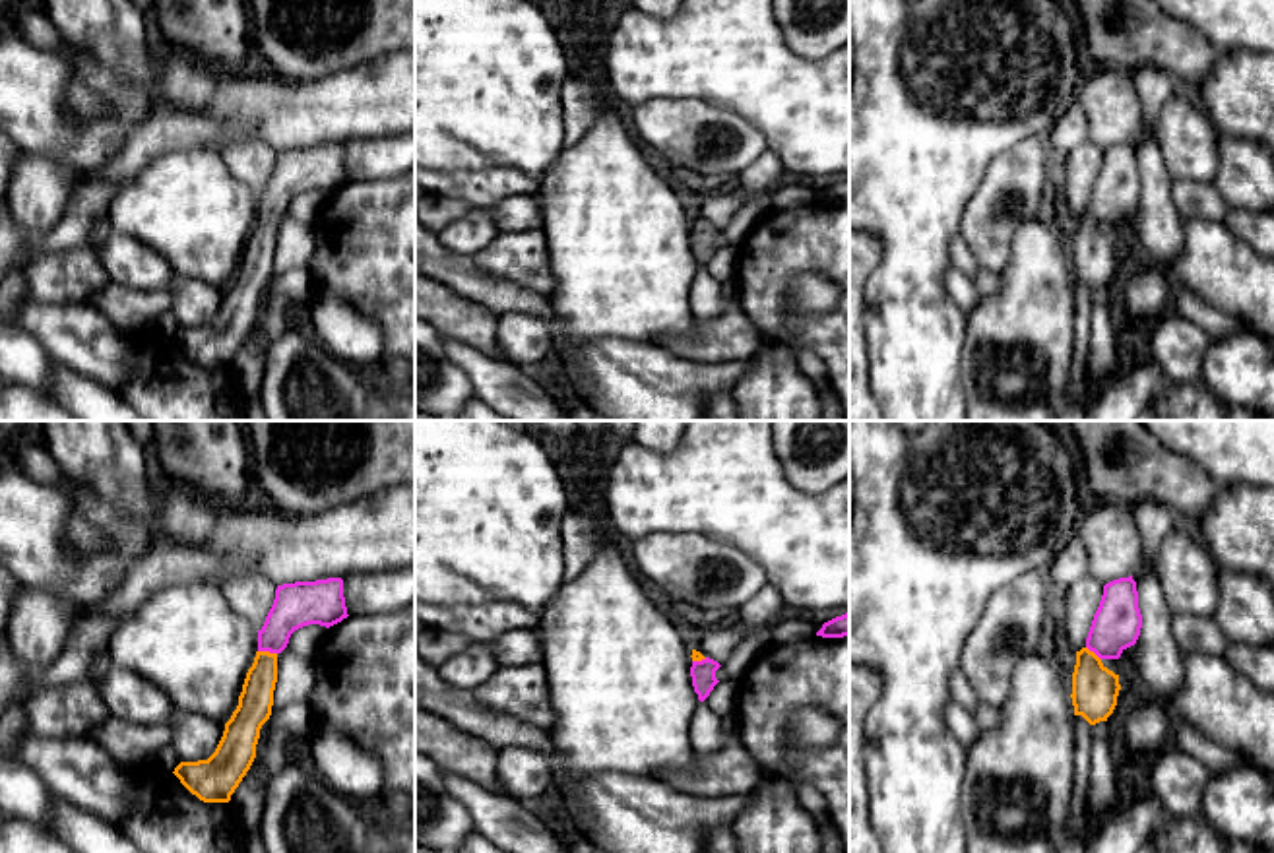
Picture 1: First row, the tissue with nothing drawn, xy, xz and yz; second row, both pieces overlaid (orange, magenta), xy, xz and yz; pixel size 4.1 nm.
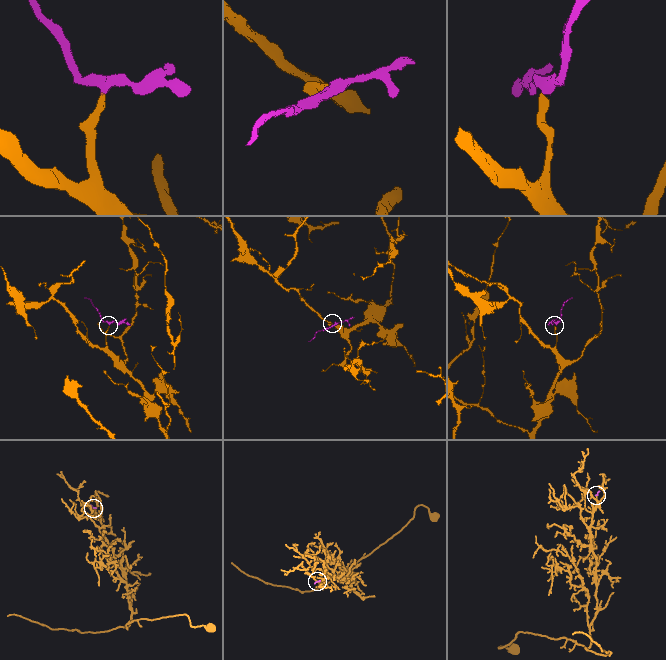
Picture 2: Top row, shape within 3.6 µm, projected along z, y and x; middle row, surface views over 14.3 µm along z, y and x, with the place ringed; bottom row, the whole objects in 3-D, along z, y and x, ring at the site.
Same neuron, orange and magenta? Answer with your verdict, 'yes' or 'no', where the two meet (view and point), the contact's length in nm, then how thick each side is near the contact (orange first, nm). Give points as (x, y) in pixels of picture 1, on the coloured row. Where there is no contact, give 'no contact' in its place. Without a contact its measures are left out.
yes; contact xy (268, 652); length 80 nm; calibres 140 and 190 nm

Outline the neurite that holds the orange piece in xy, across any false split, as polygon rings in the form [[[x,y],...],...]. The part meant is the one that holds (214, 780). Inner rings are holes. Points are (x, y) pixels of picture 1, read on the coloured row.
[[[343,580],[283,584],[258,630],[258,651],[246,673],[239,706],[225,723],[223,737],[207,760],[180,762],[175,775],[204,803],[229,803],[256,758],[262,725],[271,715],[277,682],[277,655],[295,630],[320,624],[334,626],[347,618]]]

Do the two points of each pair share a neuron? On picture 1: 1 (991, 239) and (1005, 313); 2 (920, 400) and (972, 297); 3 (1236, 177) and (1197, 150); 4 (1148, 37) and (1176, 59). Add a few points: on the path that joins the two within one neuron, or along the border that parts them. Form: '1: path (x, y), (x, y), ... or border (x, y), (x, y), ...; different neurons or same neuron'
1: border (1017, 231), (1011, 243), (1011, 258), (999, 274); different neurons
2: border (947, 268), (945, 289), (964, 313); different neurons
3: border (1220, 132), (1218, 171), (1210, 181); different neurons
4: path (1154, 37), (1170, 53); same neuron

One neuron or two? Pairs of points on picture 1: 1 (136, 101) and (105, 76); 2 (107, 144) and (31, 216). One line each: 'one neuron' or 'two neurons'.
1: one neuron
2: two neurons

